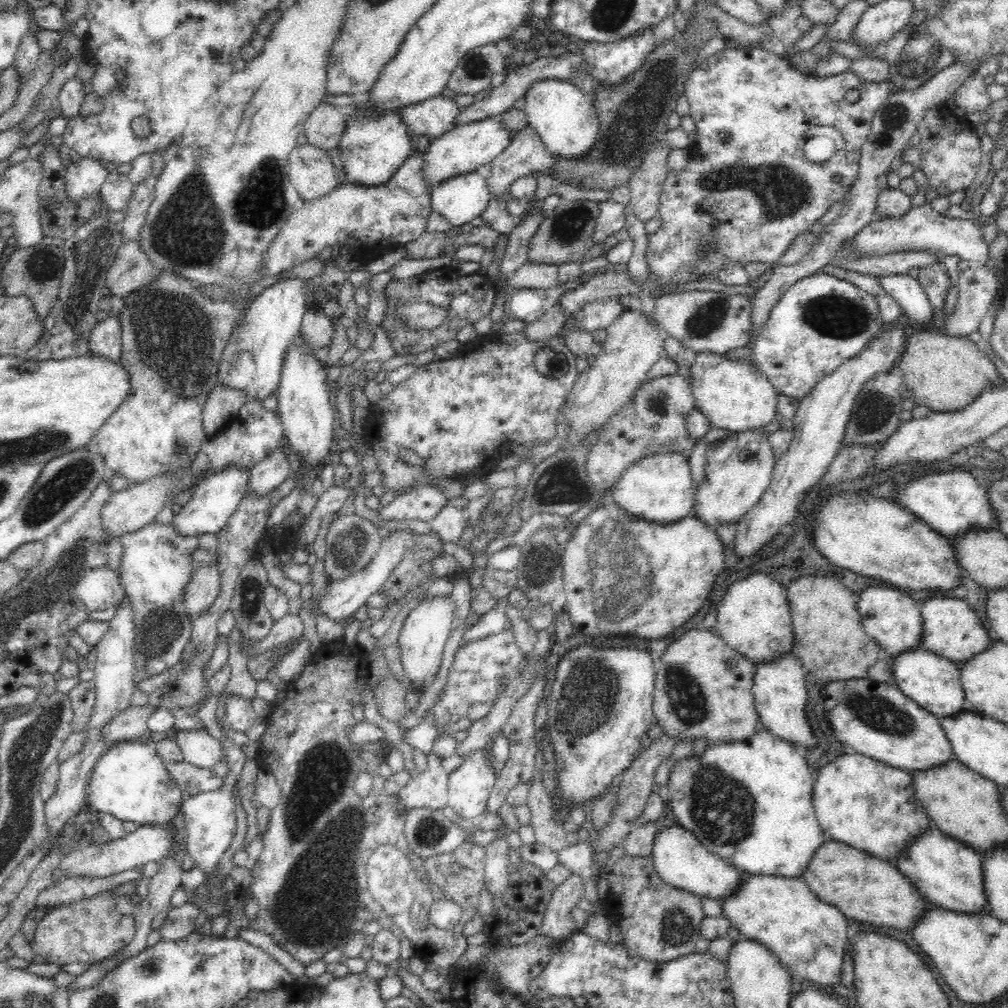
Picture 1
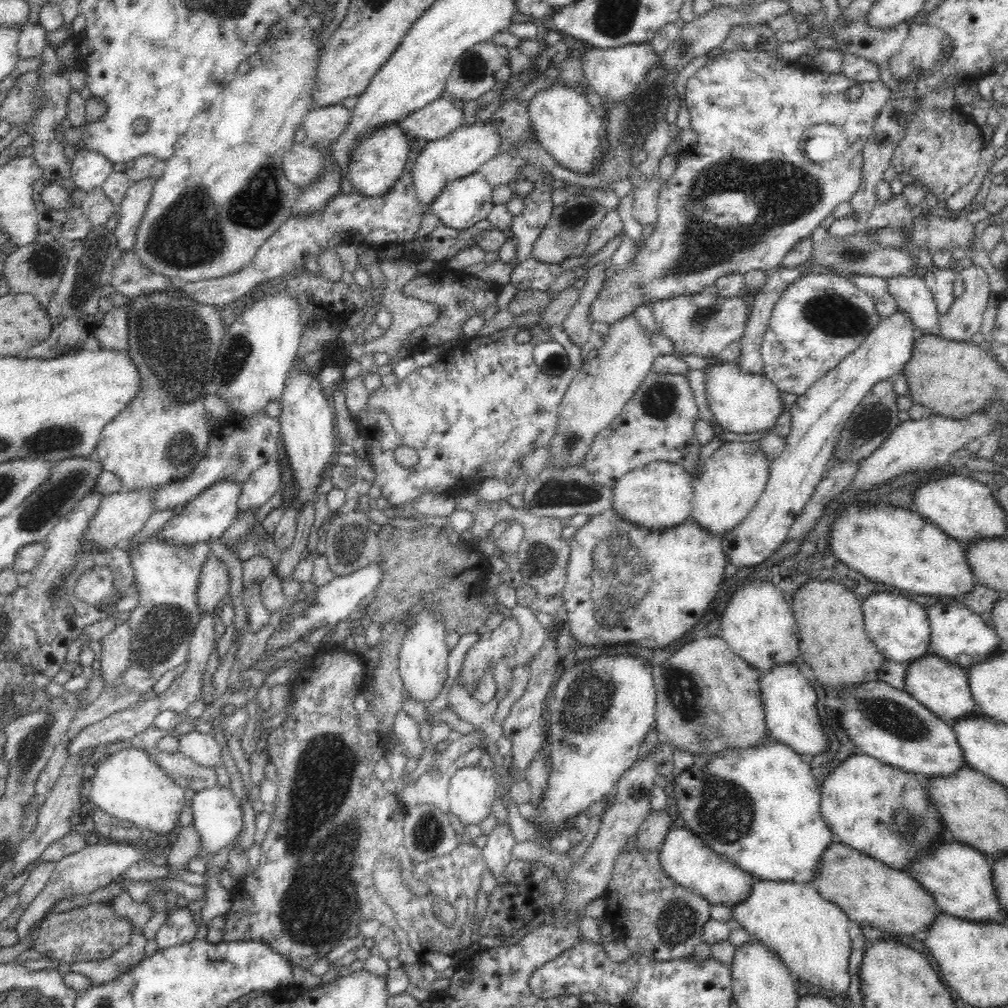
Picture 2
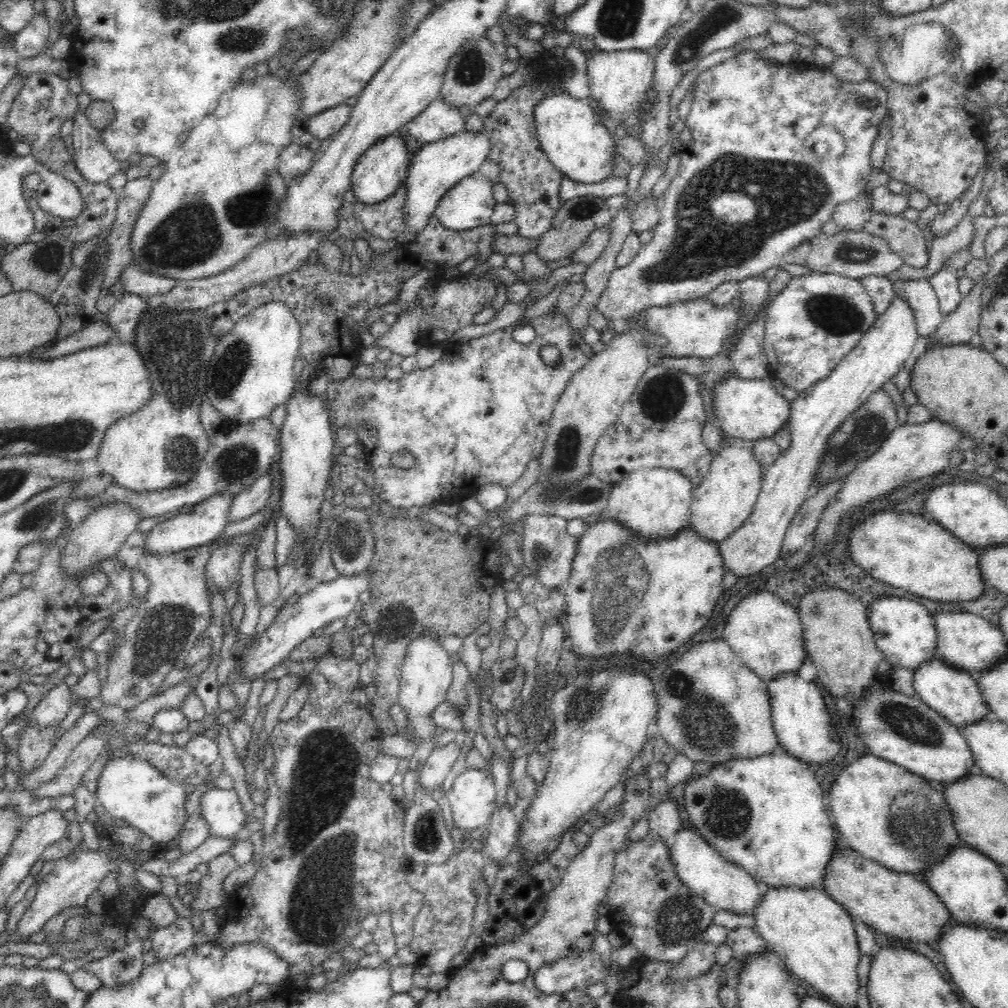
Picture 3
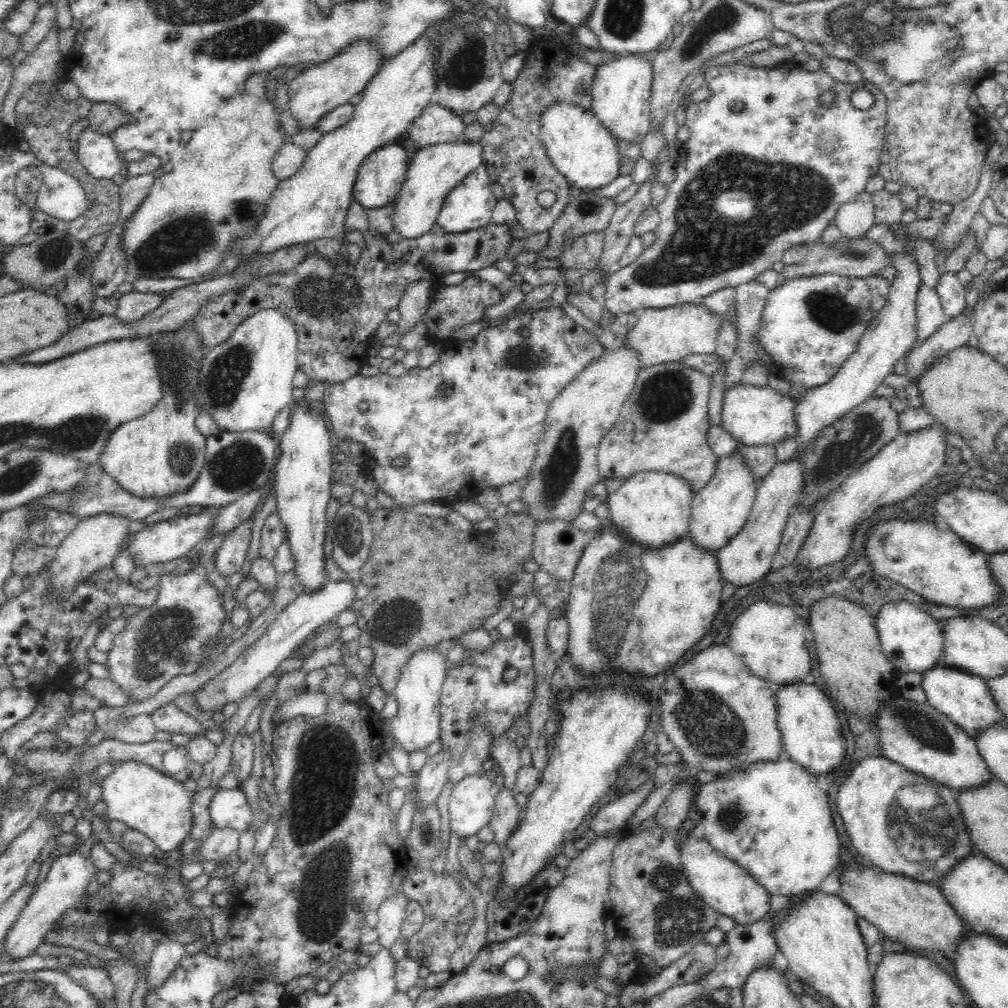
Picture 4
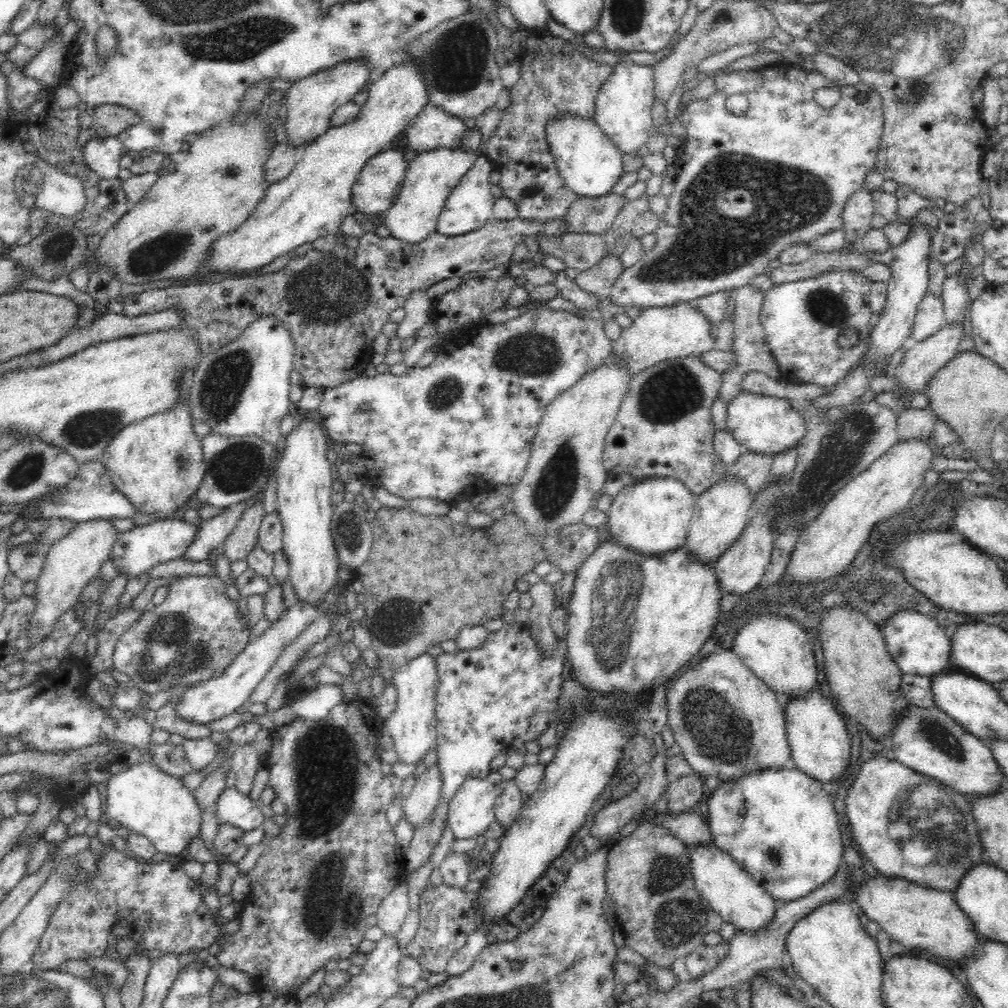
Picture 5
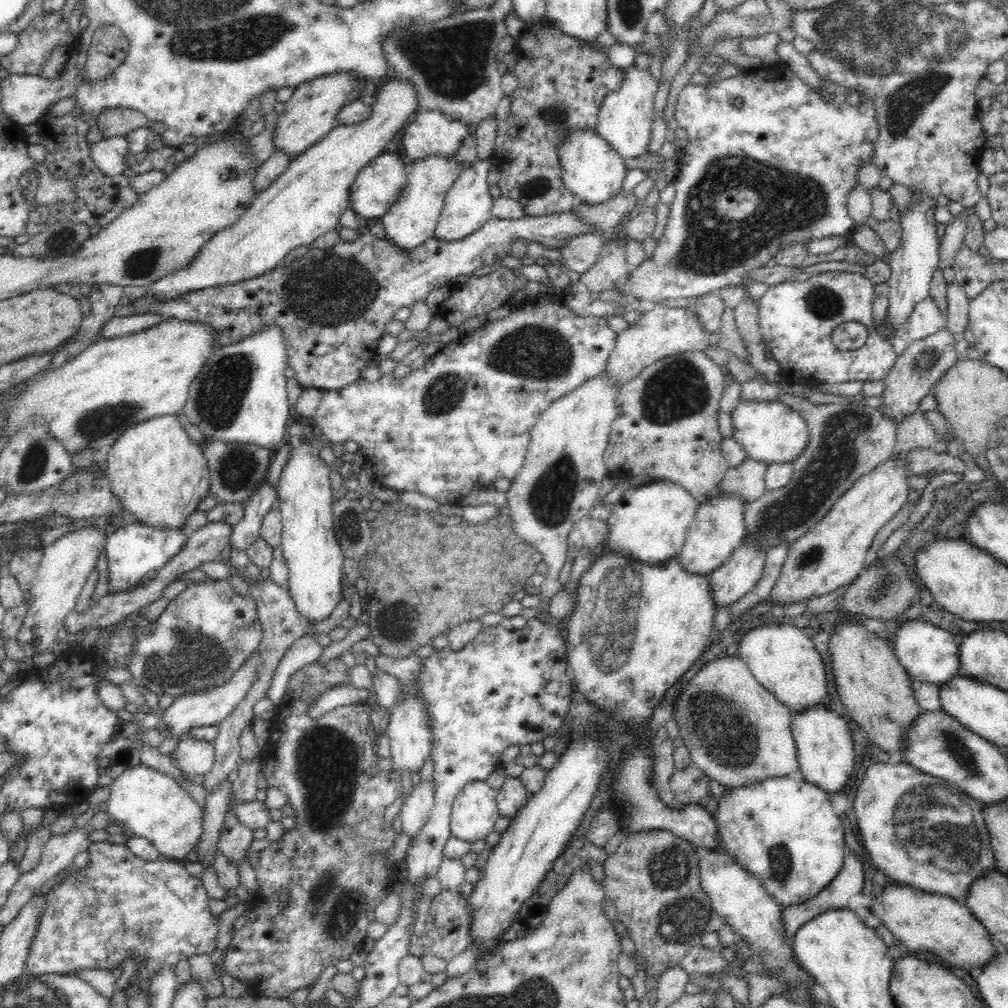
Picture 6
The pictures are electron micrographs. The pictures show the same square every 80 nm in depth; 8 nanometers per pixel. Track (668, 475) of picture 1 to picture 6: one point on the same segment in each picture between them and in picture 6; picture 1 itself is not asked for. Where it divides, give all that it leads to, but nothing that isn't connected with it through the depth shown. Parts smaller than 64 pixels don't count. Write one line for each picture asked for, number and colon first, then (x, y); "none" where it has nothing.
2: (659, 495)
3: (656, 503)
4: (652, 508)
5: (652, 515)
6: (650, 522)

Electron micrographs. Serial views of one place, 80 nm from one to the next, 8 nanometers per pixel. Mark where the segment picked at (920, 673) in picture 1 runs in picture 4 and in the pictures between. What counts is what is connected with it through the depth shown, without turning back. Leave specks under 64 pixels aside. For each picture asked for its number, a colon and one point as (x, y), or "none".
2: (939, 685)
3: (951, 692)
4: (963, 697)

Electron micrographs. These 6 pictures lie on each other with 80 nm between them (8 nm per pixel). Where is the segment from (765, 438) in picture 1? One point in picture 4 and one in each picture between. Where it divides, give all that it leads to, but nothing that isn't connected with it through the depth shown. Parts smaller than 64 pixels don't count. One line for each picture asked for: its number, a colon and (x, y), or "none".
2: (735, 475)
3: (725, 498)
4: (719, 510)

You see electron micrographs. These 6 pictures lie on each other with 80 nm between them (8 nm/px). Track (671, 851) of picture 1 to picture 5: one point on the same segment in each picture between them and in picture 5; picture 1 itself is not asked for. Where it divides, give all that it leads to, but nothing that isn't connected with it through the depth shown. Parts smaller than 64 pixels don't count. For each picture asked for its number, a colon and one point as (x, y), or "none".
2: (683, 857)
3: (721, 883)
4: (718, 881)
5: (732, 892)

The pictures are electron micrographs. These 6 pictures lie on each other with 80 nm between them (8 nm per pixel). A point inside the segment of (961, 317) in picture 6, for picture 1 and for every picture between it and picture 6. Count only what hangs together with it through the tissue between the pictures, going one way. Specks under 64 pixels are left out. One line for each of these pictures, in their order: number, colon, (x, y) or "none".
1: (933, 279)
2: (938, 279)
3: (944, 282)
4: (952, 293)
5: (955, 300)

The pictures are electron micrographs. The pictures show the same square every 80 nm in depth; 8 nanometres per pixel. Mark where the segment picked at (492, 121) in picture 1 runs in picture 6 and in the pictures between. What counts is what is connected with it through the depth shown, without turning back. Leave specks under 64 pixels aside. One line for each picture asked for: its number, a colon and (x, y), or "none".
2: (461, 153)
3: (437, 166)
4: (435, 170)
5: (431, 176)
6: (412, 219)

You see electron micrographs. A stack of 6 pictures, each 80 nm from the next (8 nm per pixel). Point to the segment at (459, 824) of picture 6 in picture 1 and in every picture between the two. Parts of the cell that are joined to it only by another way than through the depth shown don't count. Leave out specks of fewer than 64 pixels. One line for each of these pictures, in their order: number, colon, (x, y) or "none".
1: (469, 785)
2: (471, 789)
3: (471, 797)
4: (472, 800)
5: (470, 810)

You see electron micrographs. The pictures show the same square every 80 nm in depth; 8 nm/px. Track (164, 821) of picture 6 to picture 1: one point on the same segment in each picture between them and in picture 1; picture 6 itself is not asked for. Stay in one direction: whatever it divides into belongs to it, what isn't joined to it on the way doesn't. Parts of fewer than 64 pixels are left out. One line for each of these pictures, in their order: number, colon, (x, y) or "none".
1: (130, 781)
2: (128, 785)
3: (130, 788)
4: (142, 797)
5: (146, 800)

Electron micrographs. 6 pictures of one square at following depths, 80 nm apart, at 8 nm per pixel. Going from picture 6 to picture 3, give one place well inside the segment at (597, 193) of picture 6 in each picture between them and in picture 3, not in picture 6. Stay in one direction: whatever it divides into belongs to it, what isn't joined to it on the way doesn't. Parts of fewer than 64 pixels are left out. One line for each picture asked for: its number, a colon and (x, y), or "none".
3: (569, 132)
4: (579, 146)
5: (590, 164)

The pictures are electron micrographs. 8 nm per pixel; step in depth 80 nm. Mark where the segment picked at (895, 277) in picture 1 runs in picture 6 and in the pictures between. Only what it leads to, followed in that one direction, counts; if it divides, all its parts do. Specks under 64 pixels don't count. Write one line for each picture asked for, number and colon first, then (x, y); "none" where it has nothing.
2: (912, 296)
3: (919, 294)
4: (930, 316)
5: (929, 318)
6: (926, 319)

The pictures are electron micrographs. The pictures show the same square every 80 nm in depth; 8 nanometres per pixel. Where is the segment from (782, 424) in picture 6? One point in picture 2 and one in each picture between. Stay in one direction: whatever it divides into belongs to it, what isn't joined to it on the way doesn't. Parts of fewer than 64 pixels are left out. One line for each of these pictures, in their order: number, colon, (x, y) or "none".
2: (741, 401)
3: (746, 410)
4: (754, 415)
5: (766, 424)

